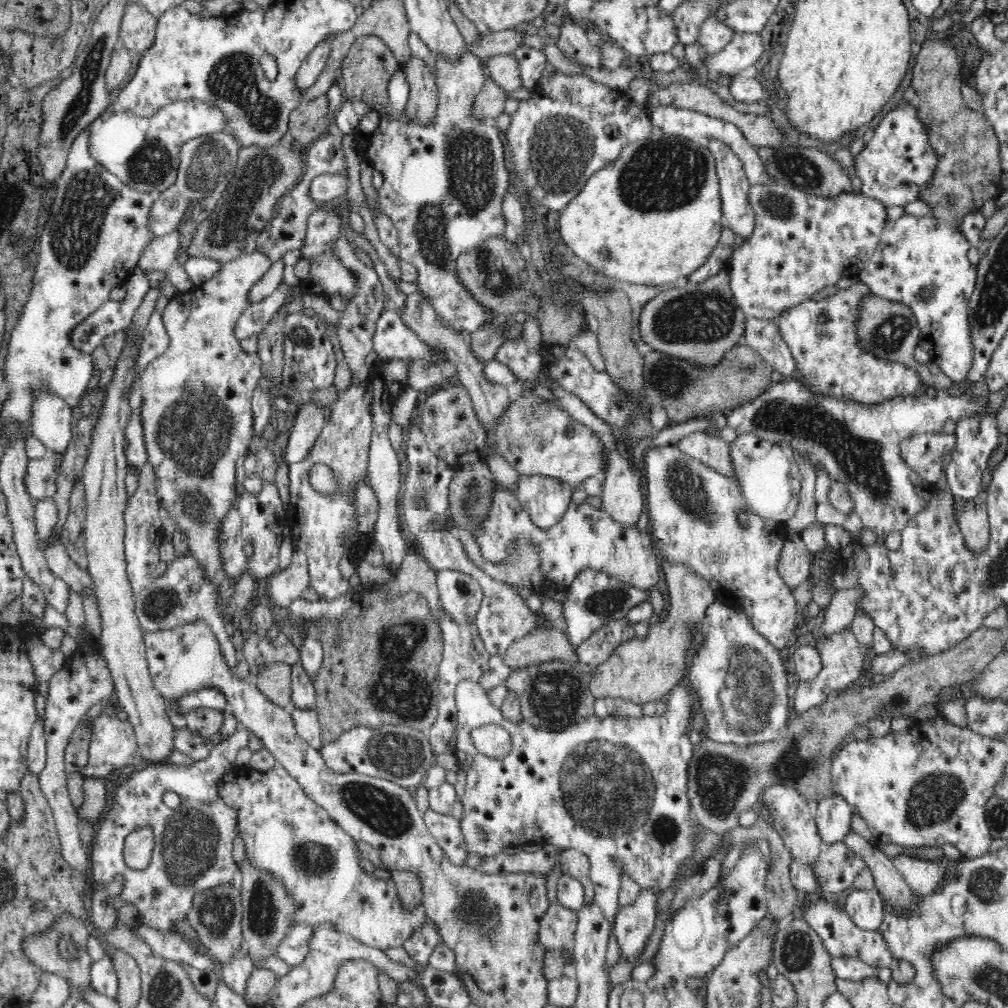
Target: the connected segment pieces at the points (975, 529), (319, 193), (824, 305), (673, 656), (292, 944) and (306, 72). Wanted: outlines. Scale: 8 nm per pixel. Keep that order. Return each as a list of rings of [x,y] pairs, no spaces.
[[[978,500],[963,502],[959,515],[959,529],[966,541],[966,547],[976,551],[984,550],[989,541],[989,518],[984,503]]]
[[[324,173],[309,182],[309,195],[314,202],[331,204],[346,197],[348,177],[342,174]]]
[[[860,280],[825,300],[811,300],[779,314],[777,326],[794,357],[803,388],[818,397],[830,396],[862,404],[878,404],[894,397],[926,391],[915,368],[878,359],[860,346],[858,322],[862,318],[863,301],[870,294],[870,288]]]
[[[662,562],[670,597],[670,610],[666,618],[649,626],[645,639],[626,640],[614,648],[610,658],[591,670],[589,690],[598,698],[624,700],[643,705],[664,700],[674,686],[685,681],[686,655],[697,622],[705,615],[707,606],[716,600],[715,592],[703,577],[686,564]]]
[[[297,924],[286,934],[275,956],[282,957],[290,966],[298,966],[306,960],[310,953],[310,938],[313,938],[314,928],[308,924]]]
[[[330,36],[326,40],[322,40],[309,56],[301,62],[300,68],[295,76],[295,86],[299,88],[302,96],[304,92],[314,86],[314,82],[318,80],[323,68],[326,64],[326,61],[329,57],[331,42],[336,38],[336,36]]]

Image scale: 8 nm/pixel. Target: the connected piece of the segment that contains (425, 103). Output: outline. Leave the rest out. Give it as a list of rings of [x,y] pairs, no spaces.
[[[408,58],[404,69],[409,86],[409,98],[405,116],[415,124],[432,124],[439,106],[436,74],[424,61]]]

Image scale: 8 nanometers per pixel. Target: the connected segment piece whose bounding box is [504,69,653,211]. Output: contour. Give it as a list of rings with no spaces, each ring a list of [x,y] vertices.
[[[556,69],[551,74],[543,70],[538,90],[532,90],[528,100],[520,101],[520,108],[511,118],[504,138],[510,148],[514,172],[526,184],[530,200],[556,211],[562,210],[579,193],[594,171],[614,162],[626,145],[648,138],[653,128],[646,107],[631,101],[627,92],[595,82],[586,74],[564,74]]]

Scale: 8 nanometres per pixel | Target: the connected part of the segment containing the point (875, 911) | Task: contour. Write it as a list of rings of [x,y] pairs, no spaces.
[[[854,889],[846,896],[846,913],[861,929],[878,931],[884,918],[885,904],[874,890]]]

